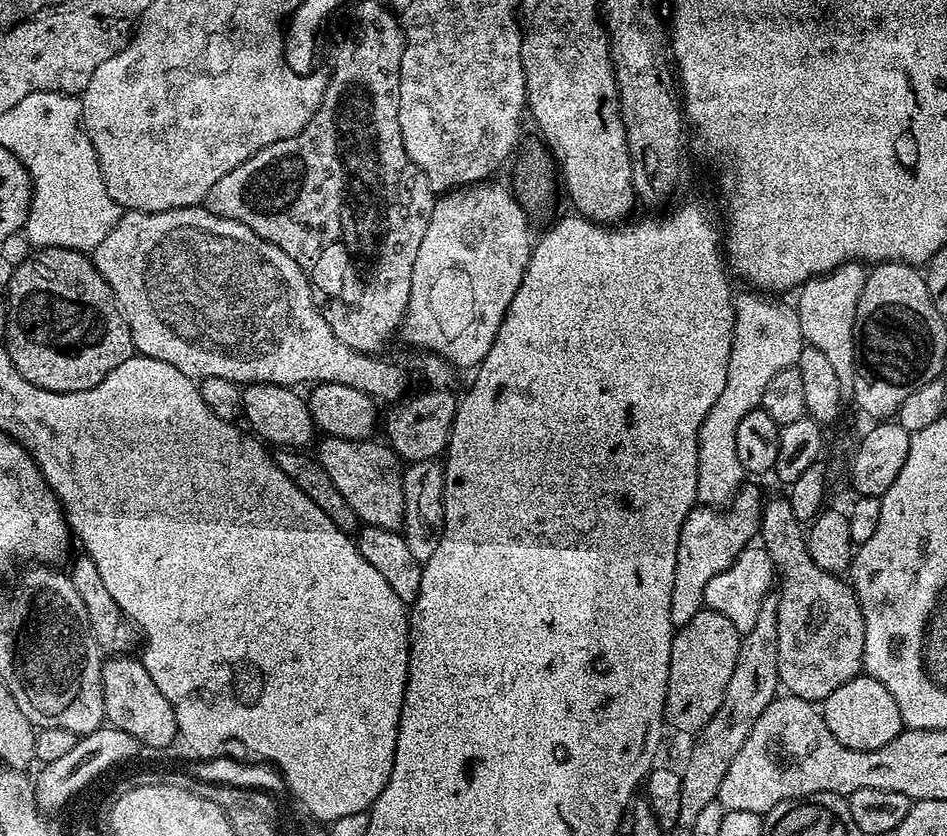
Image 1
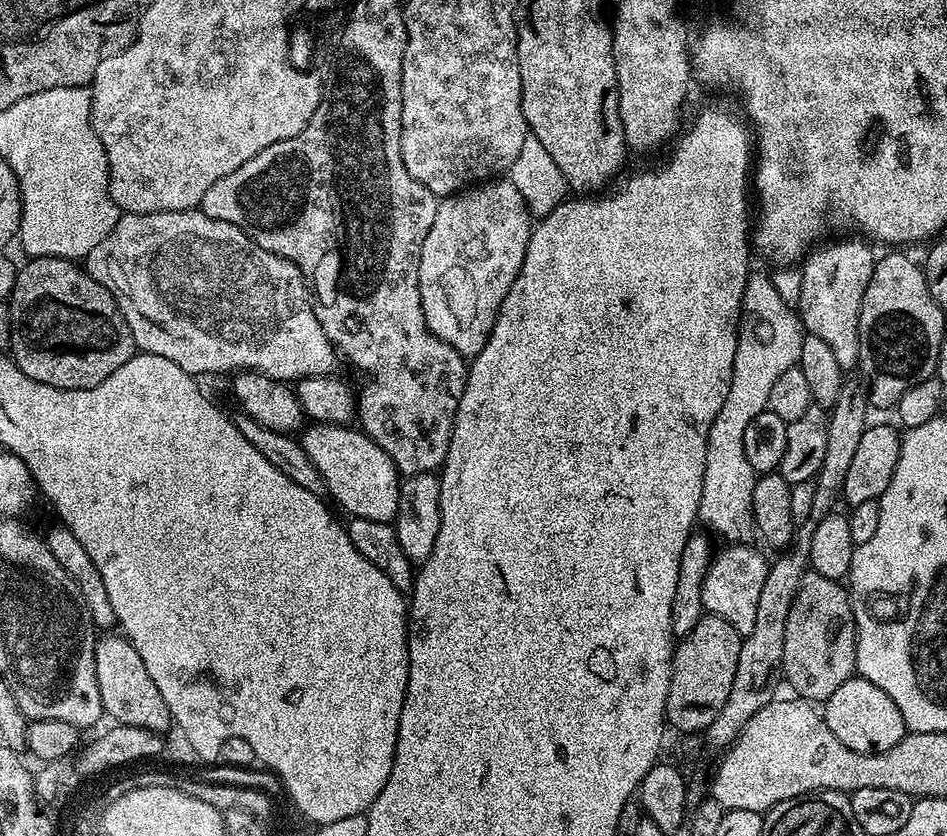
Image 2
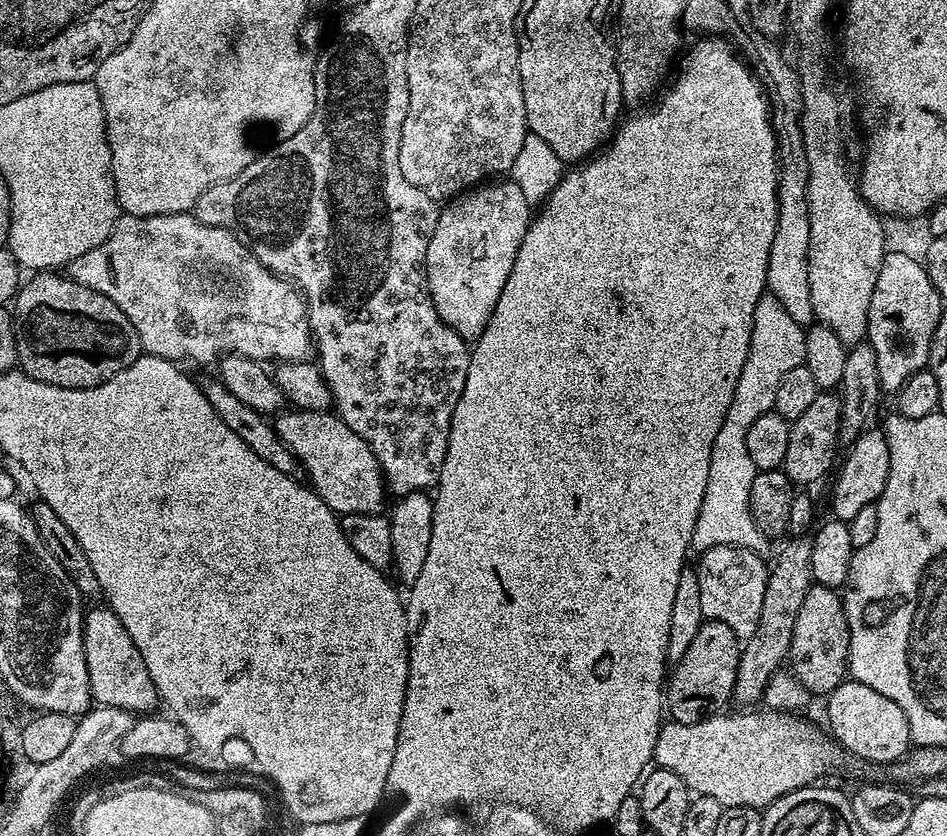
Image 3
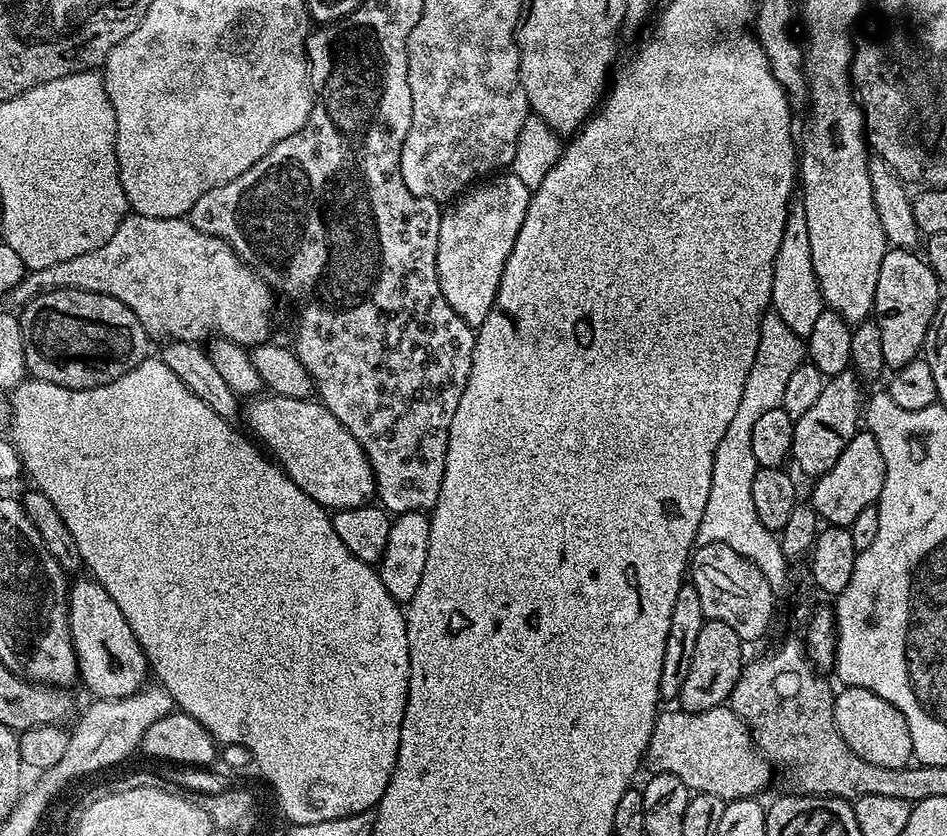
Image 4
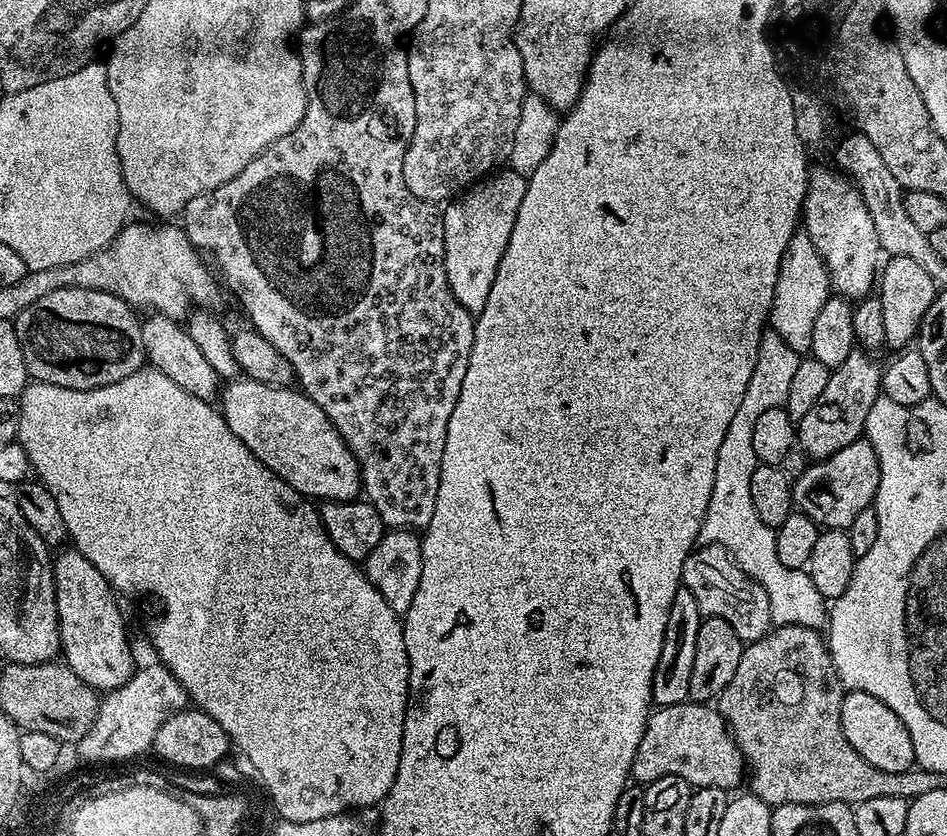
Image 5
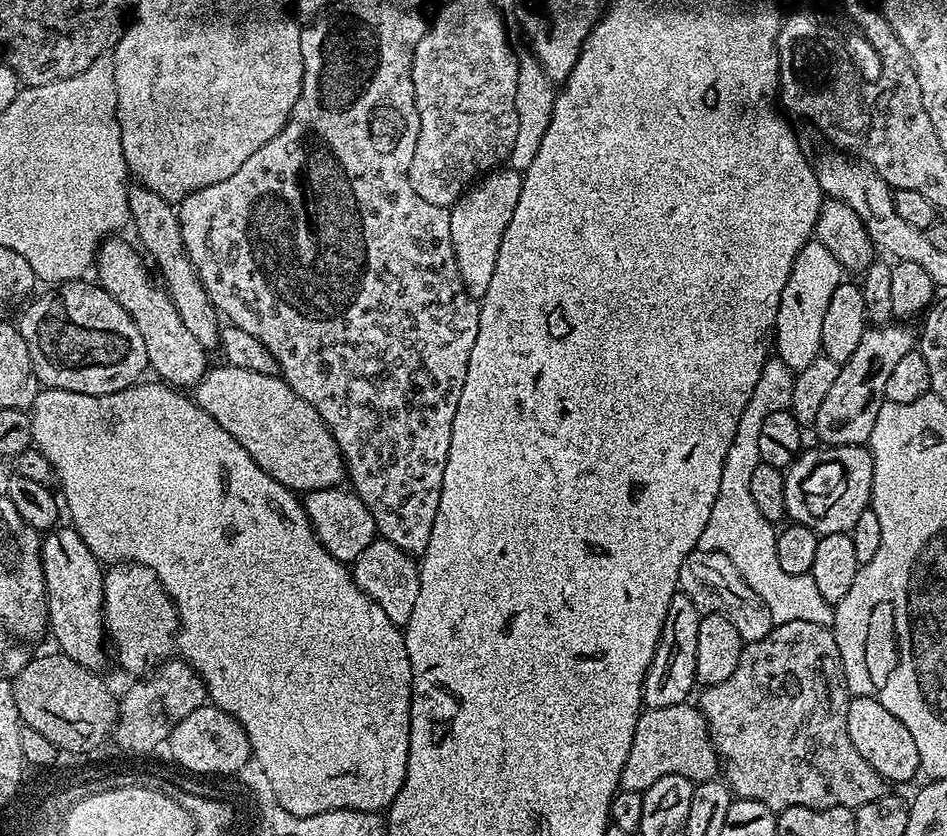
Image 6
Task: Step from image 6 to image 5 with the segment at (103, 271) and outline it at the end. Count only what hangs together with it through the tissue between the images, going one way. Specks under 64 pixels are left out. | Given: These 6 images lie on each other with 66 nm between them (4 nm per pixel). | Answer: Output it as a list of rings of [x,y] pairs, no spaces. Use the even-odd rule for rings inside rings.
[[[152,314],[149,317],[148,321],[145,319],[140,325],[147,363],[166,374],[170,382],[182,386],[186,394],[194,394],[194,398],[202,398],[209,402],[215,401],[222,392],[220,375],[211,368],[210,362],[206,362],[202,350],[198,350],[198,342],[190,338],[187,327],[181,321],[171,320],[168,316]]]

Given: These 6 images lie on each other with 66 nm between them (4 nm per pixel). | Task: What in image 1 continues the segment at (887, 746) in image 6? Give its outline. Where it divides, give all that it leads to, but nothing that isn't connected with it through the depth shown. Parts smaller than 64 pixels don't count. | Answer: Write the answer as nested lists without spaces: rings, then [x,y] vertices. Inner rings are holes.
[[[861,674],[850,682],[838,686],[834,694],[830,694],[822,702],[822,711],[826,726],[830,726],[830,734],[842,742],[842,746],[850,746],[850,750],[878,750],[878,746],[886,746],[905,727],[900,716],[898,702],[873,676]]]

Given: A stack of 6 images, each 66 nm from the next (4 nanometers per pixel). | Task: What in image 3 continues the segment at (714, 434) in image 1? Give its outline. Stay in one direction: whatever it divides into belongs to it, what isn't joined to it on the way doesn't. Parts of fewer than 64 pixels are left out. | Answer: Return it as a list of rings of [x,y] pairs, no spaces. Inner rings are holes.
[[[765,294],[758,306],[754,306],[750,350],[746,354],[742,374],[738,374],[738,386],[734,386],[730,410],[726,410],[722,430],[718,430],[718,438],[714,438],[714,446],[710,450],[710,478],[706,478],[706,494],[702,498],[702,510],[692,535],[692,548],[697,553],[714,546],[738,546],[763,553],[764,547],[770,544],[769,537],[754,522],[754,514],[750,514],[750,486],[758,470],[748,453],[746,434],[757,418],[775,409],[778,382],[782,382],[794,366],[803,364],[805,331],[805,325],[794,322],[782,302],[771,294]]]

